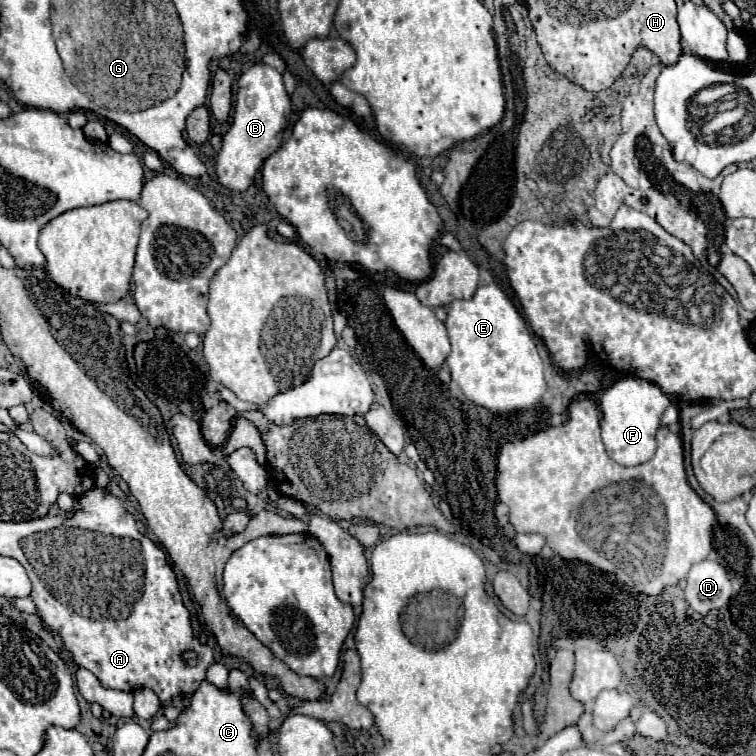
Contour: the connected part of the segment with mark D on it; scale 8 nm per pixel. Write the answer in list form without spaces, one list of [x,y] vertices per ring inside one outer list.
[[[704,560],[690,570],[684,592],[692,610],[708,614],[712,608],[722,608],[730,602],[732,580],[722,562]]]

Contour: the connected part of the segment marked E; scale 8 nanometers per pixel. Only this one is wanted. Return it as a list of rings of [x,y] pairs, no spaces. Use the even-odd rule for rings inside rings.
[[[496,284],[478,286],[470,300],[454,300],[446,318],[452,352],[448,368],[464,396],[494,414],[528,410],[546,392],[544,364],[526,322]]]

